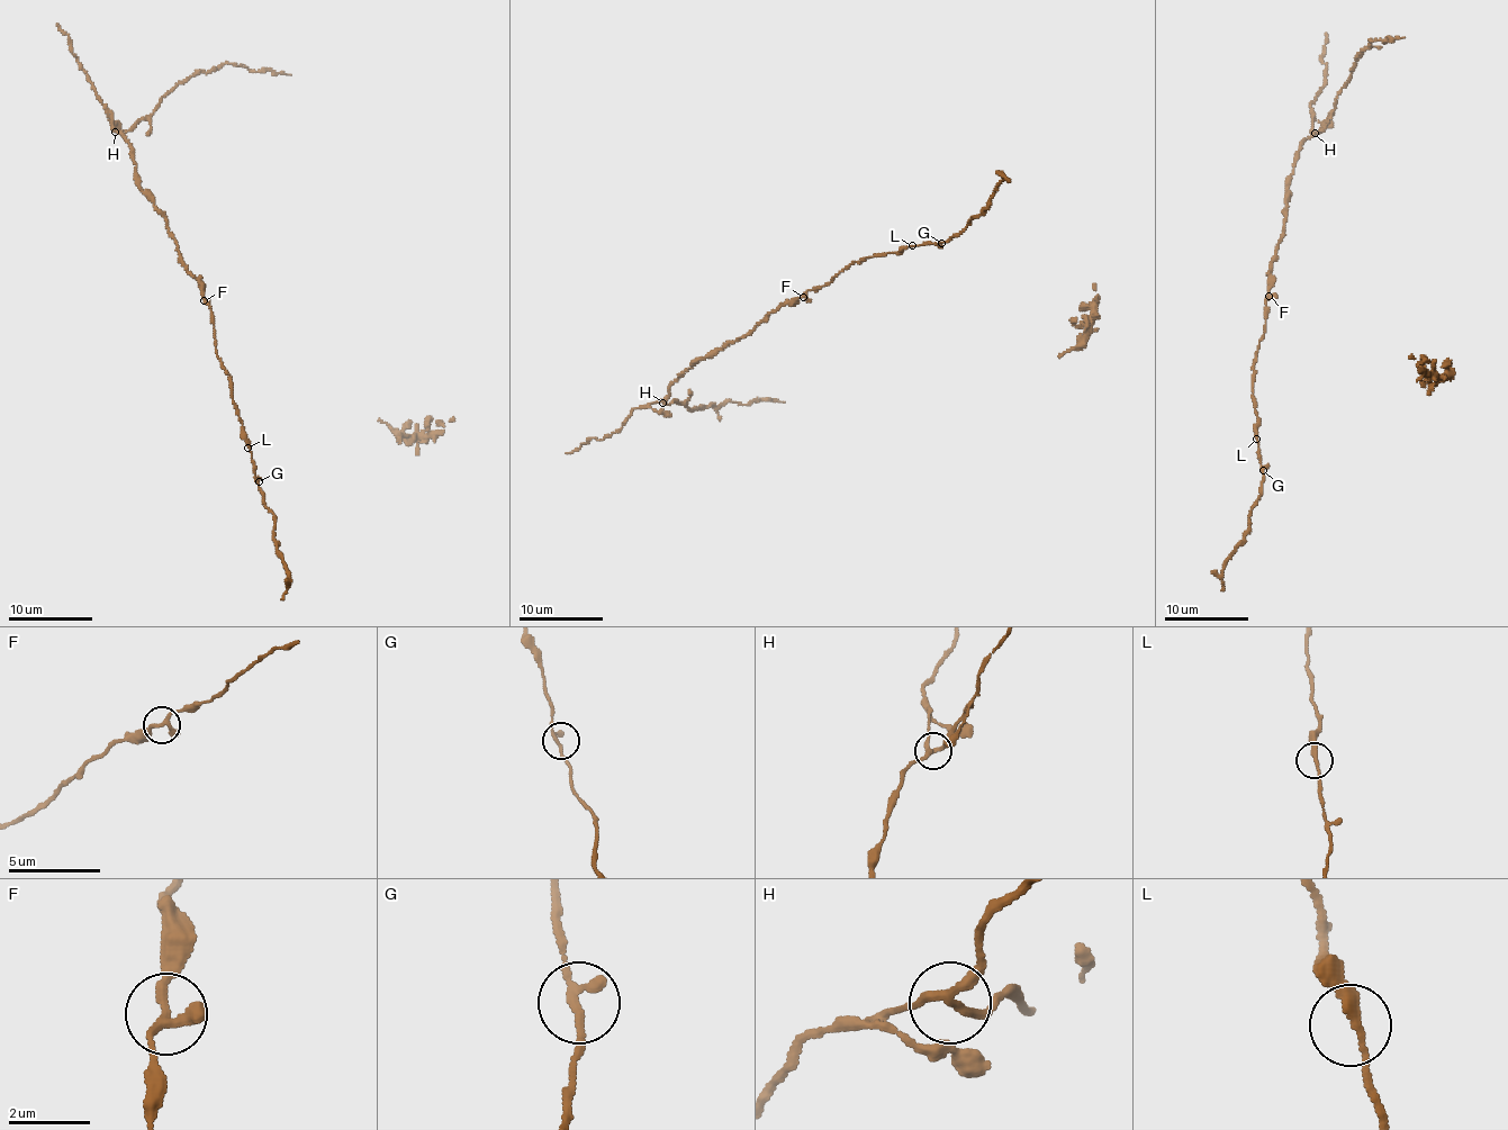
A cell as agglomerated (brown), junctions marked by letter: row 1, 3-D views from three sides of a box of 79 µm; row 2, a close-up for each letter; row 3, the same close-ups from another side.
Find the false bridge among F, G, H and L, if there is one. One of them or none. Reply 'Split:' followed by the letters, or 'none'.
Split: H

